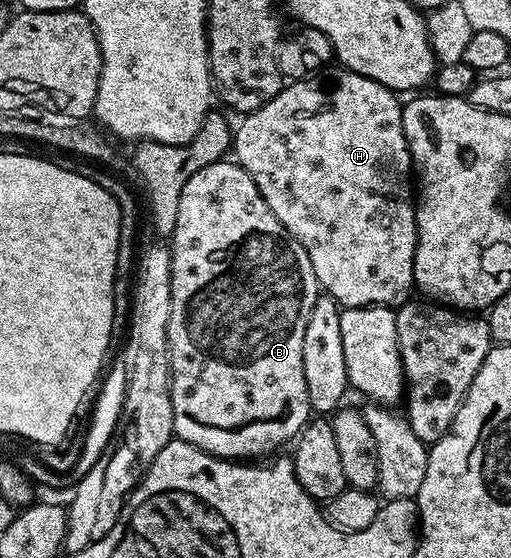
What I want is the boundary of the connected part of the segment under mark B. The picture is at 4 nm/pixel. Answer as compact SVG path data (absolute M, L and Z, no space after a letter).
M222 160L195 172L195 176L187 180L183 196L179 196L179 212L171 235L171 253L171 316L165 331L169 341L169 391L174 435L180 441L213 454L216 458L230 460L261 460L277 452L272 450L280 446L288 447L311 418L307 380L303 376L303 332L307 332L311 308L315 308L319 287L315 268L311 268L311 260L303 244L299 244L299 240L295 240L295 236L291 236L291 232L279 224L275 212L267 208L267 200L263 200L249 173L238 166L236 161Z

